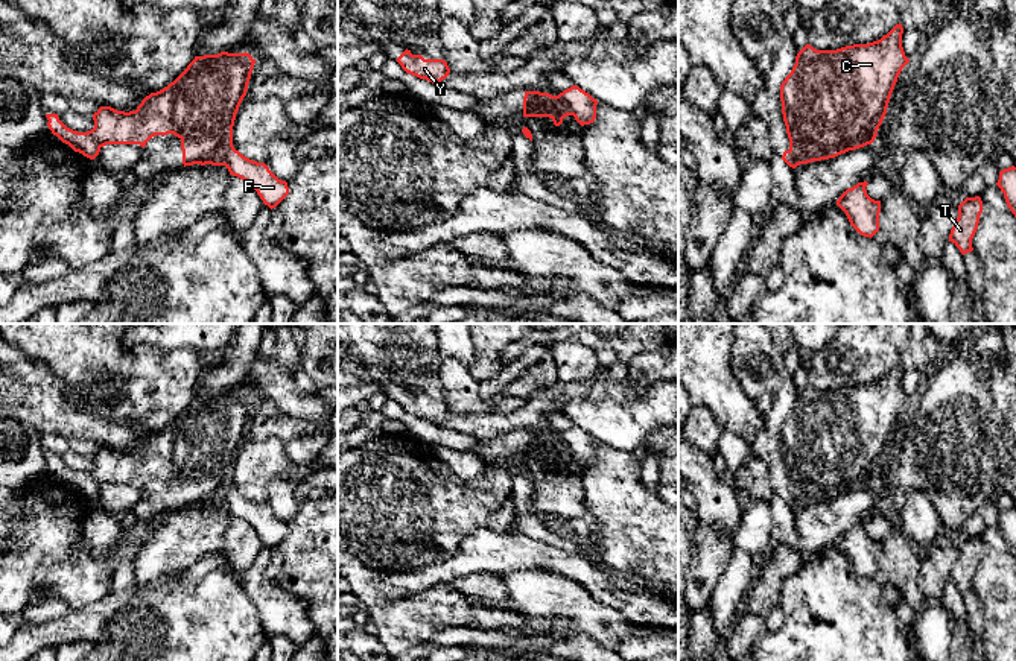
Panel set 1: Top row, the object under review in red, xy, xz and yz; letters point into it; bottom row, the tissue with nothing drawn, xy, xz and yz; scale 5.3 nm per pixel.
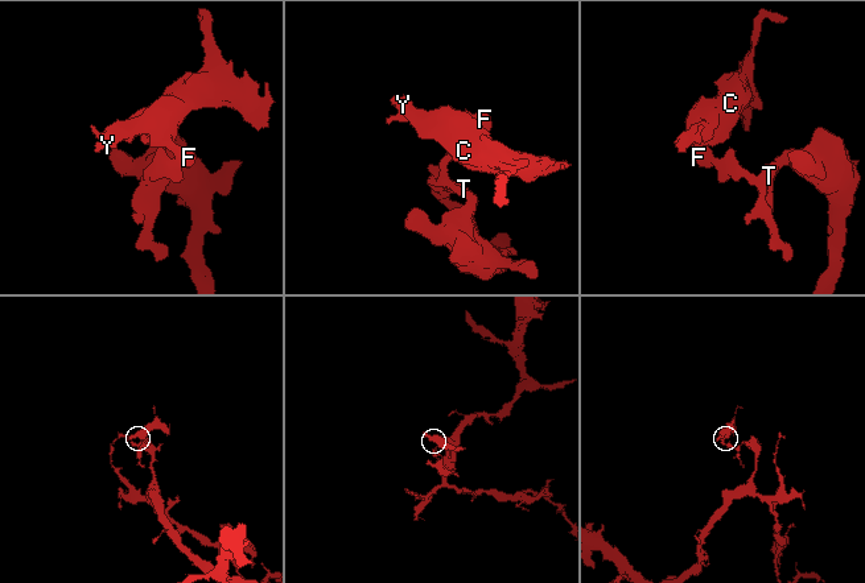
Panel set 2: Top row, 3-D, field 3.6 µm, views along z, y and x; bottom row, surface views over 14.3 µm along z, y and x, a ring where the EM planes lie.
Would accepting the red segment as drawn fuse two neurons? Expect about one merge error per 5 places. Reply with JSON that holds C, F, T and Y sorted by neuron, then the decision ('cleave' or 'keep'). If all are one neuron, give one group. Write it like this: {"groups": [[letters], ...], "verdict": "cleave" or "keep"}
{"groups": [["C", "Y"], ["F", "T"]], "verdict": "cleave"}

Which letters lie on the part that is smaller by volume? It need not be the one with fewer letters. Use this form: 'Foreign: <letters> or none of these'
Foreign: C, Y

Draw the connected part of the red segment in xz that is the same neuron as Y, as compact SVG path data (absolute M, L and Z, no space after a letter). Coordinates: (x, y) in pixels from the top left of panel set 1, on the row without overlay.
M408 389L397 398L397 403L406 413L432 424L441 422L450 413L444 400L424 400L421 395L412 395Z

